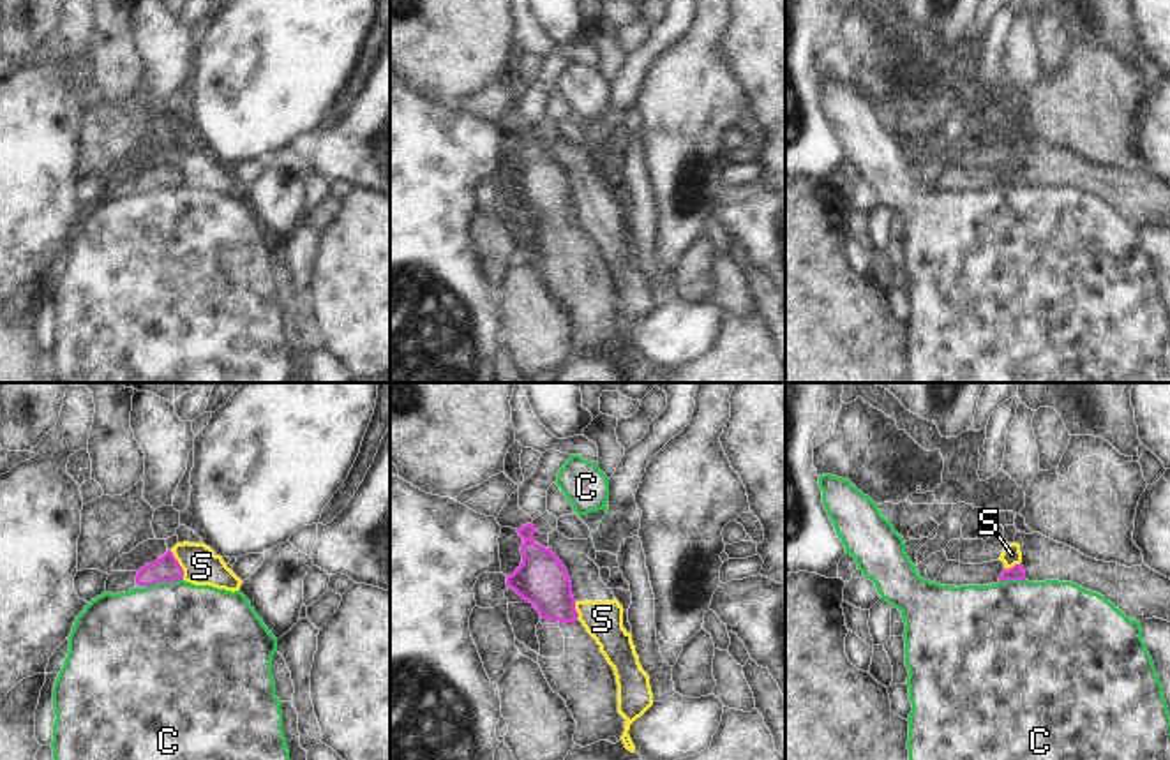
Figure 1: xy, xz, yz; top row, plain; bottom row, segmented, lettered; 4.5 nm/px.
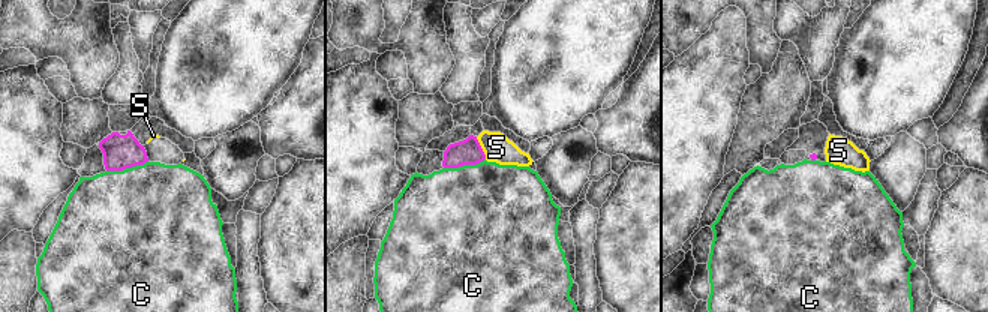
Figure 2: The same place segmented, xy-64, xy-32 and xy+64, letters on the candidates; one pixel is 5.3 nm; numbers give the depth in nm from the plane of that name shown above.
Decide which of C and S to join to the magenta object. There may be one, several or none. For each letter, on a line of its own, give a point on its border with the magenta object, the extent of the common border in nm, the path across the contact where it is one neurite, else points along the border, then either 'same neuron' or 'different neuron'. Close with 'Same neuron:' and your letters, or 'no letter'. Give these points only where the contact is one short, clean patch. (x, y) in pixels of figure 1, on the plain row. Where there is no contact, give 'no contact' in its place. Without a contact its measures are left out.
C: meets magenta in xy at (163, 186); contact 180 nm long; different neuron
S: meets magenta in xy at (179, 170); contact 140 nm long; border along xy (170, 156), (184, 182); different neuron
Same neuron: no letter

